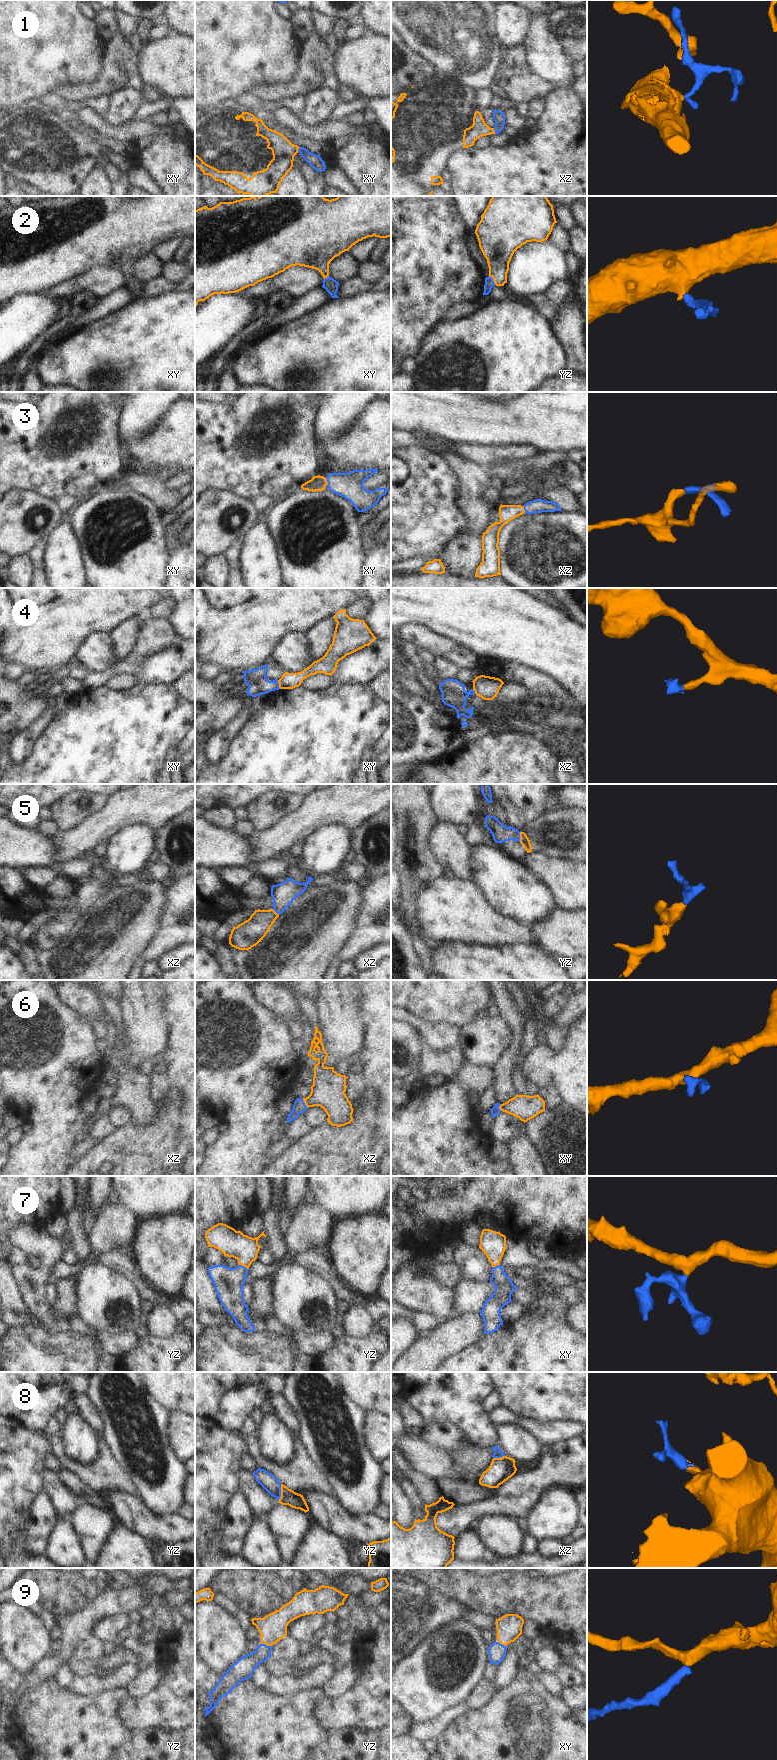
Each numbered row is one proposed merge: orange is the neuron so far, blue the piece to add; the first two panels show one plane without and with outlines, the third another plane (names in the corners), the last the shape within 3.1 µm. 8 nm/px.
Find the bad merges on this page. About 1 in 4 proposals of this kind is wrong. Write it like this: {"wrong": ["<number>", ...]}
{"wrong": ["4"]}

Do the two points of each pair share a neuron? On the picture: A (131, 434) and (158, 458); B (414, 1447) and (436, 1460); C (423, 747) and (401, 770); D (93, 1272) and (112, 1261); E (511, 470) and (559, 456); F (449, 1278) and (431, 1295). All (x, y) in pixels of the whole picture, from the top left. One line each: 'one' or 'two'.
A: two
B: one
C: two
D: two
E: one
F: two

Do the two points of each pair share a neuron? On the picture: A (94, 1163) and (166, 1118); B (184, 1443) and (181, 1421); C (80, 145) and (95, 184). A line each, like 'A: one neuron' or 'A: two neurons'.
A: one neuron
B: one neuron
C: two neurons

